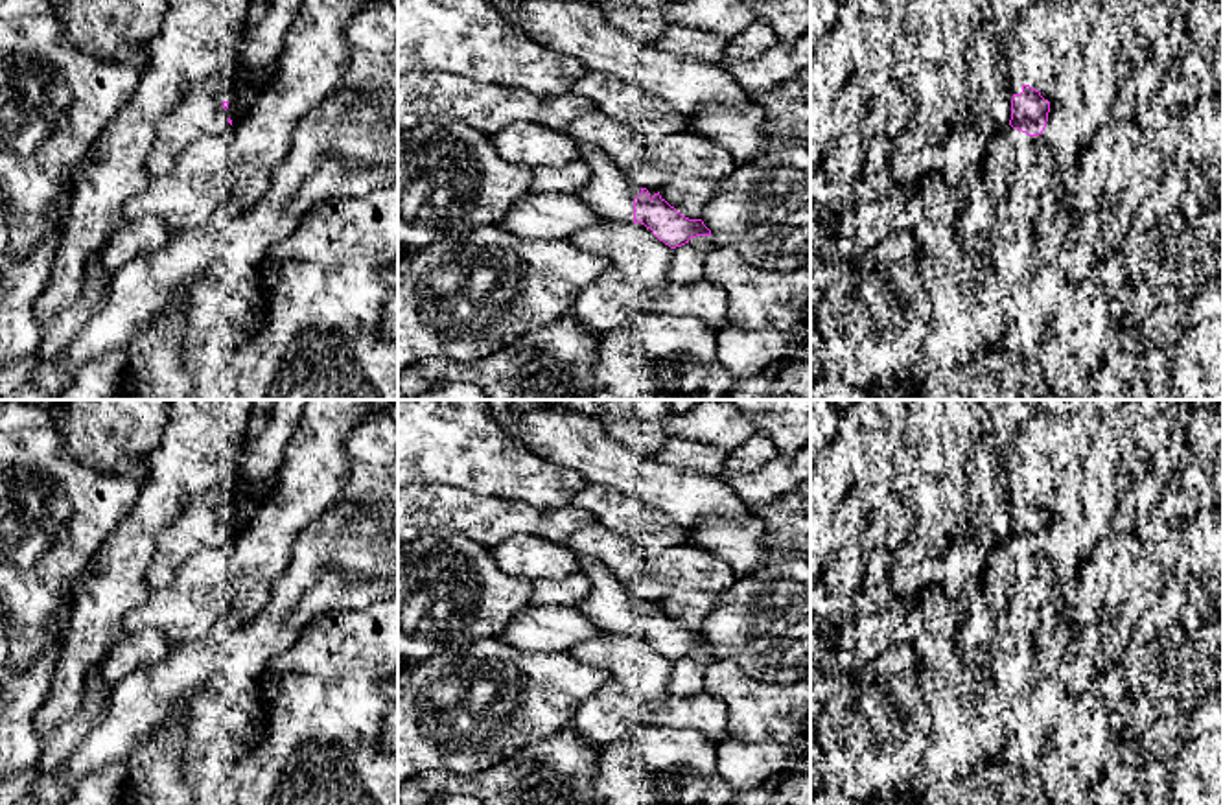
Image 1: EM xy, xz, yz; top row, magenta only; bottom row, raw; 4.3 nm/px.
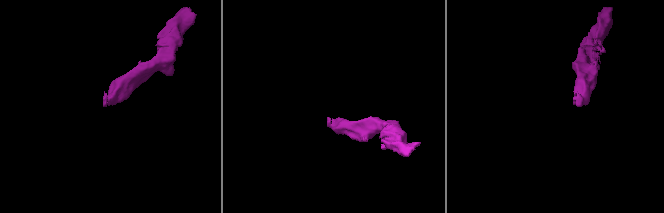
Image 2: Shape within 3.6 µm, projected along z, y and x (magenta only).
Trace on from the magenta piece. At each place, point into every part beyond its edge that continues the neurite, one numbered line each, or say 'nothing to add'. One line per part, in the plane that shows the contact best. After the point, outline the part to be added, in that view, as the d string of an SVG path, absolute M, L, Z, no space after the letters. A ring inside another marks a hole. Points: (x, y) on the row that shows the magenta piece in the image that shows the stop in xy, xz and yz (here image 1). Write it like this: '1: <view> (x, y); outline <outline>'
1: xz (610, 192); outline M578 147L591 179L571 197L589 204L602 219L634 219L634 199L641 193L626 171L595 147Z

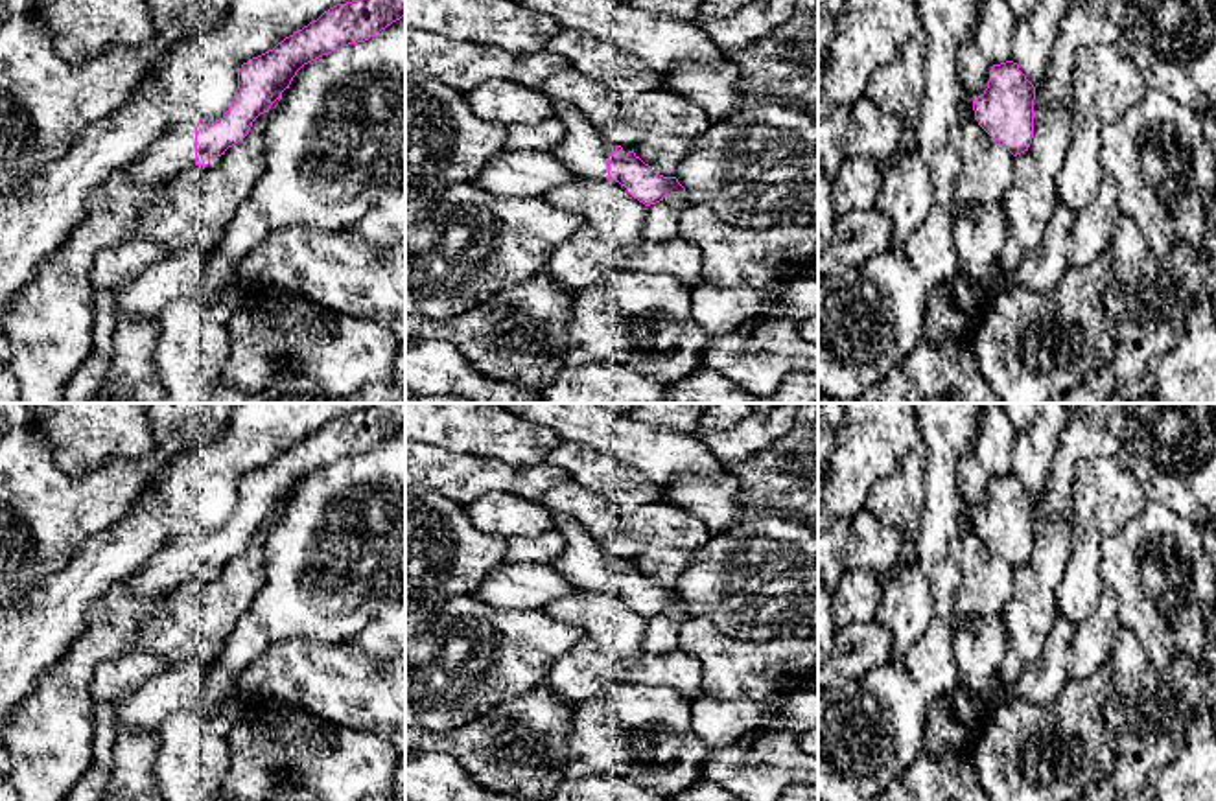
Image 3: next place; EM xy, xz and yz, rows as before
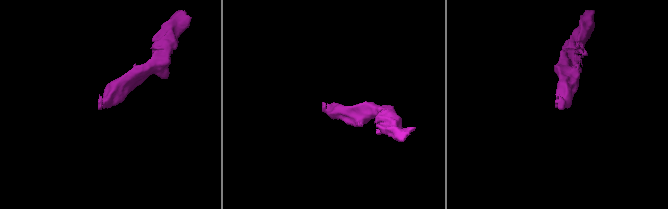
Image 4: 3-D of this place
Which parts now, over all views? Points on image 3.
1: xy (174, 151); outline M199 118L171 125L155 144L125 168L138 182L158 184L195 166L195 127Z

